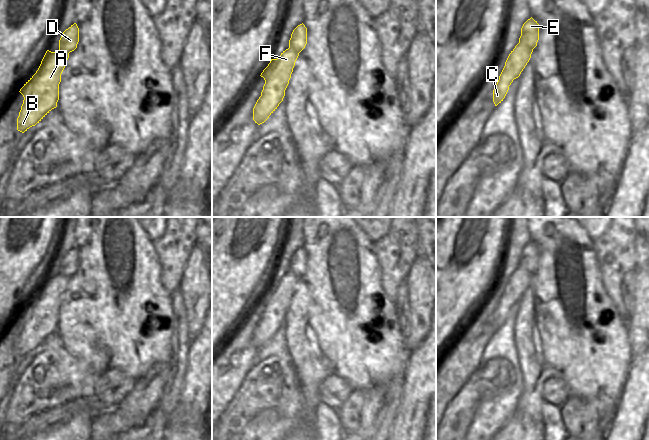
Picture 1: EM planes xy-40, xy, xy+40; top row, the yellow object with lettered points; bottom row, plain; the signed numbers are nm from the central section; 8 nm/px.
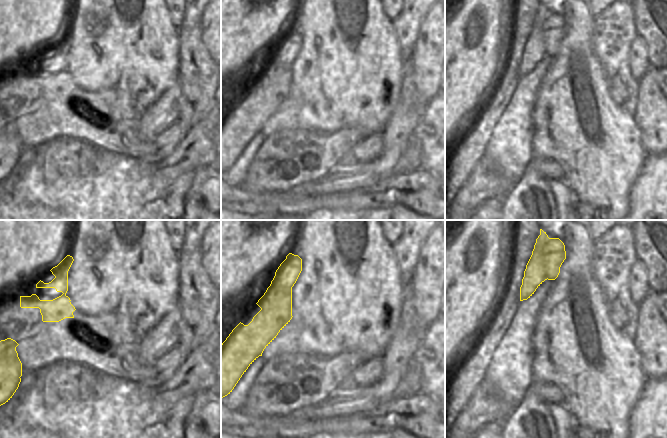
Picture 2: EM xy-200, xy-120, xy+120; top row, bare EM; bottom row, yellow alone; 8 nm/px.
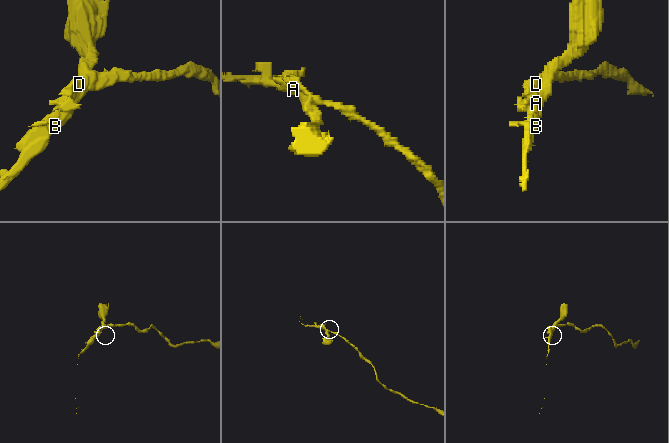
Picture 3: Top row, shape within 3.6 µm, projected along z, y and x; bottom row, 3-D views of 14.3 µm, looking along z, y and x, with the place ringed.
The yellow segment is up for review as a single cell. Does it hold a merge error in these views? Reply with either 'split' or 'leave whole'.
split

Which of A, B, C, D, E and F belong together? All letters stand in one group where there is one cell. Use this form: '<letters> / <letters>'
A B C F / D E

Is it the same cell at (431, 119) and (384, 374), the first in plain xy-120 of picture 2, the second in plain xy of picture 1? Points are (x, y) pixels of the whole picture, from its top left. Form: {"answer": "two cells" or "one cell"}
{"answer": "two cells"}

